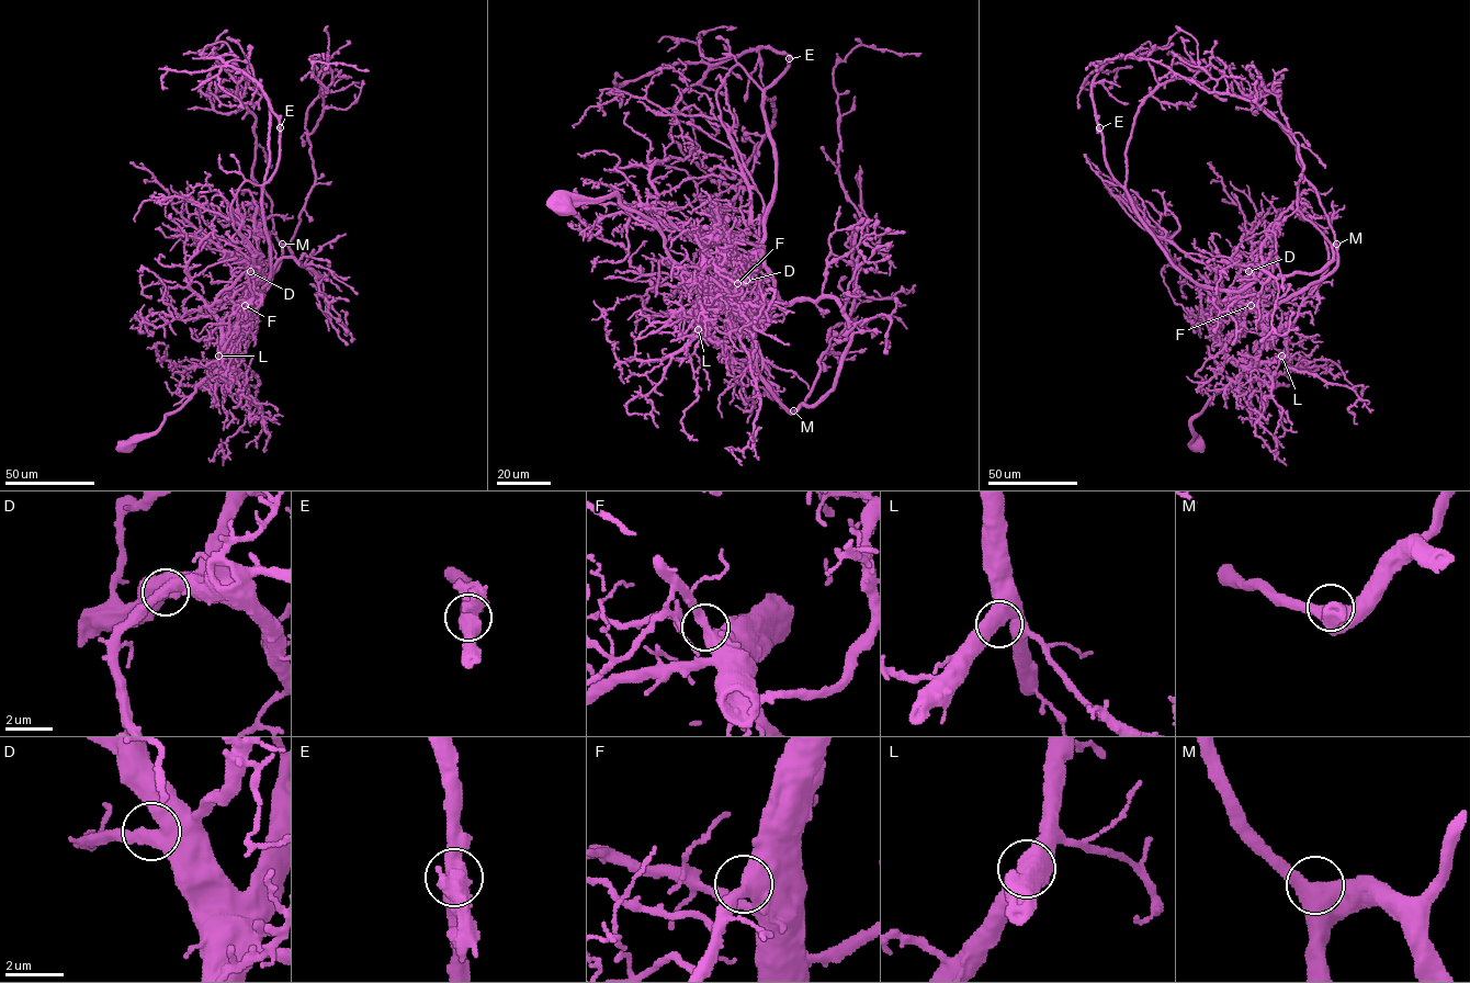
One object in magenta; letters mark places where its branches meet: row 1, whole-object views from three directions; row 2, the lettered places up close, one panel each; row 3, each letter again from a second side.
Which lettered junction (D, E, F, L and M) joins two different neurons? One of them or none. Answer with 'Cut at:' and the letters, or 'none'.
Cut at: none

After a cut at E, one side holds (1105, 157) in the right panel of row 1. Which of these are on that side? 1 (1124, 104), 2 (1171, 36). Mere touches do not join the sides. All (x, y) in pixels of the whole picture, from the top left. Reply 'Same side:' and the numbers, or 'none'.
Same side: none

